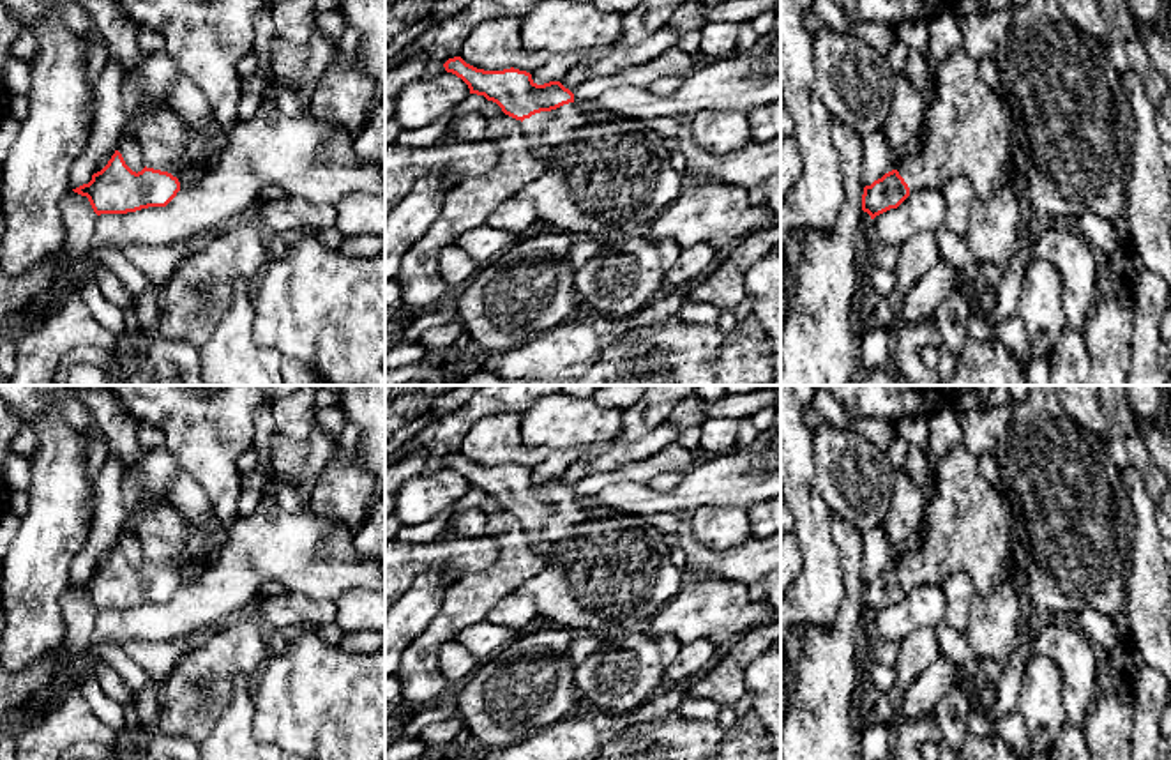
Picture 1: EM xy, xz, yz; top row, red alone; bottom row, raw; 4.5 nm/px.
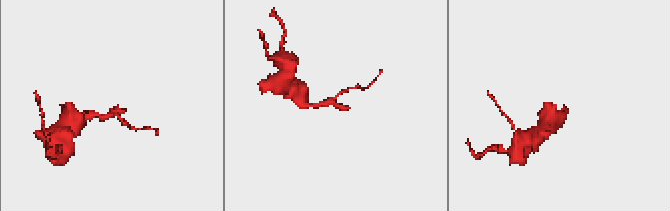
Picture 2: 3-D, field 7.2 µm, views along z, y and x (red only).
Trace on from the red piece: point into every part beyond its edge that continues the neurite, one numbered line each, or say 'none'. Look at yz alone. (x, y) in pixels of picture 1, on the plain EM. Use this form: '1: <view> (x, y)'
1: yz (967, 522)

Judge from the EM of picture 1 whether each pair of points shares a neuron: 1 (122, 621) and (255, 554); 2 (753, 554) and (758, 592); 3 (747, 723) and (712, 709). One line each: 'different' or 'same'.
1: same
2: different
3: different

